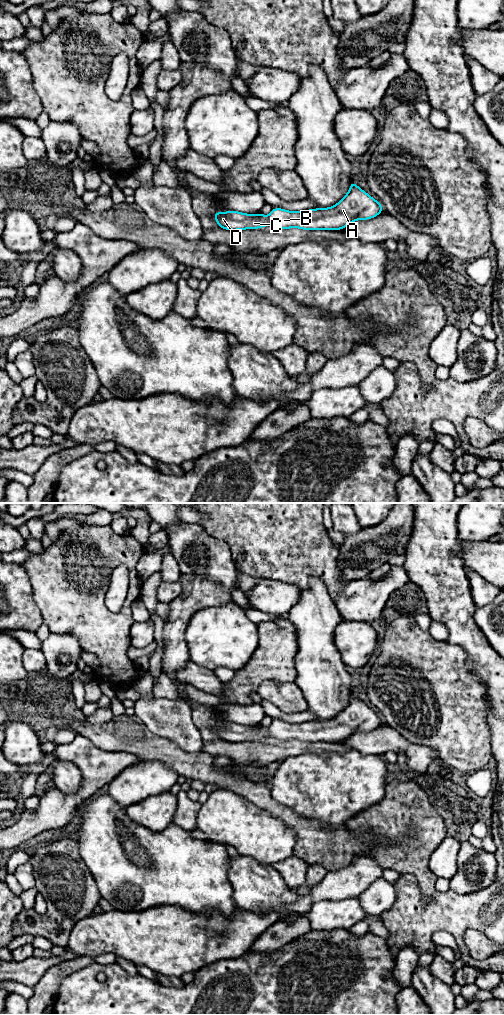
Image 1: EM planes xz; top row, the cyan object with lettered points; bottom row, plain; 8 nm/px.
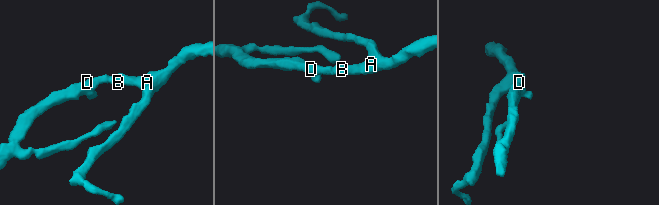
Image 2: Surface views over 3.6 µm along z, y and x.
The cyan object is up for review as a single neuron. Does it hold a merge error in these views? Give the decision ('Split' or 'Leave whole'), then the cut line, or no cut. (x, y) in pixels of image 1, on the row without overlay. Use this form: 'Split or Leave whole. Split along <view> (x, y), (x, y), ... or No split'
Leave whole. No split

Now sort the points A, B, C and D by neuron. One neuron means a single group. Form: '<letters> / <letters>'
A B C D

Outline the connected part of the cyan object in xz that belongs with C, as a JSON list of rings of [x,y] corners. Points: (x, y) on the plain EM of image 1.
[[[351,693],[349,704],[336,717],[329,720],[299,724],[273,720],[267,729],[261,725],[245,726],[230,722],[215,724],[213,729],[218,739],[232,743],[263,740],[267,737],[279,741],[341,742],[355,732],[372,731],[381,724],[383,719],[380,714]]]

